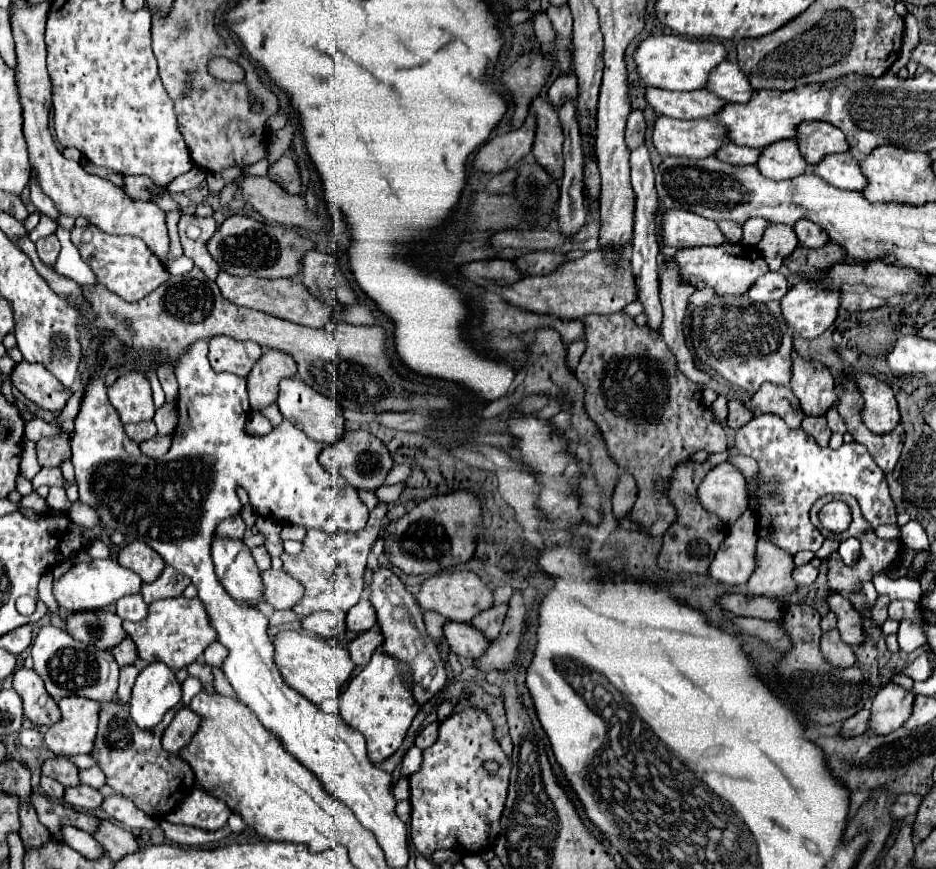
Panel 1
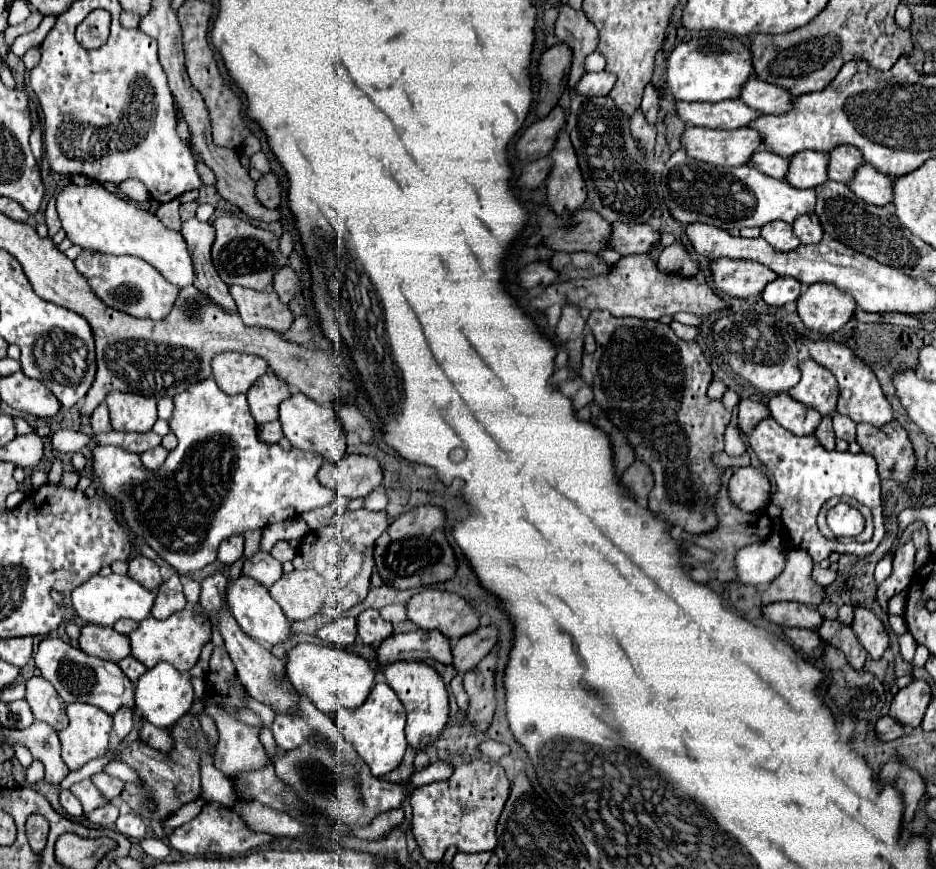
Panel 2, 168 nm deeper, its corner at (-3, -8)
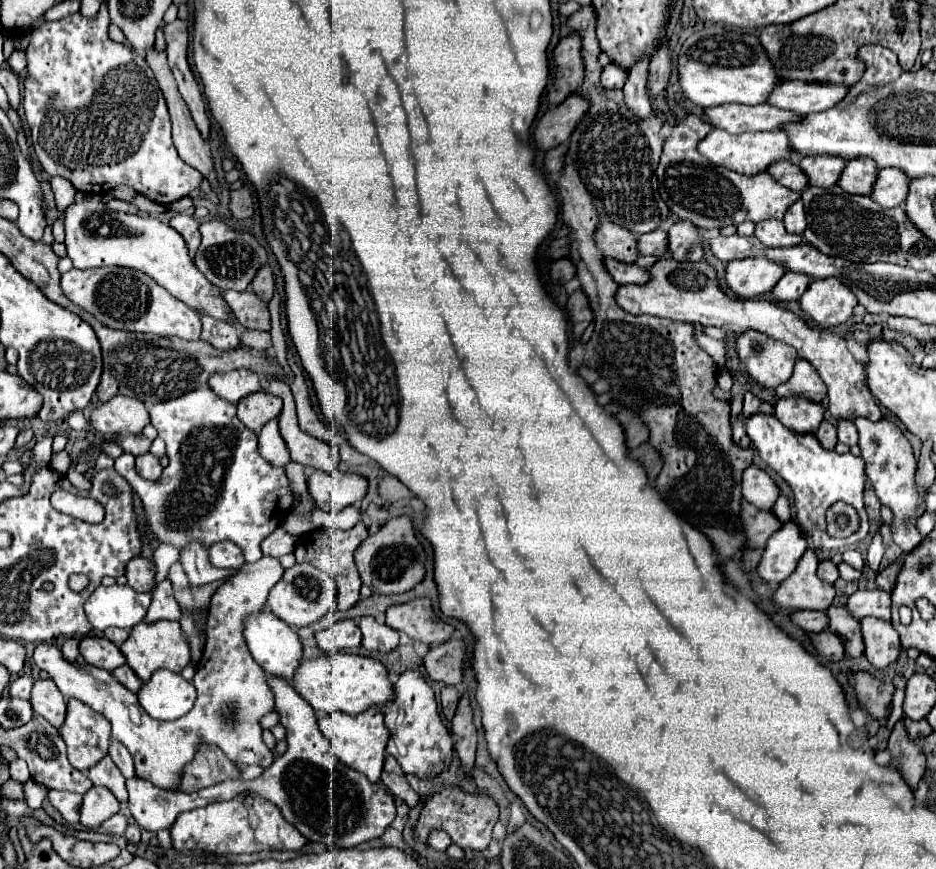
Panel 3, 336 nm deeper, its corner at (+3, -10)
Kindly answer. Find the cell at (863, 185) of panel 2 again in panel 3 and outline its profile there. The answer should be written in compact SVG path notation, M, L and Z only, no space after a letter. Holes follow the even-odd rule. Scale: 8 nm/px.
M880 169L870 199L880 203L880 207L898 207L906 199L908 177L898 169Z

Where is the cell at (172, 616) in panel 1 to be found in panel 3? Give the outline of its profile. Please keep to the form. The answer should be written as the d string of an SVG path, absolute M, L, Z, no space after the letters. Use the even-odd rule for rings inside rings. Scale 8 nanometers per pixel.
M156 621L156 623L138 623L132 631L130 637L120 645L120 651L124 653L128 665L136 671L136 675L146 681L150 679L154 669L168 667L174 673L180 673L188 663L190 663L190 643L186 641L182 627L178 621Z

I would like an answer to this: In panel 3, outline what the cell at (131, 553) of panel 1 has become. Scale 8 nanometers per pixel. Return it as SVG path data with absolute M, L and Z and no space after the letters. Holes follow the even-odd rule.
M134 557L126 565L126 579L134 591L150 591L154 587L154 565L146 557Z

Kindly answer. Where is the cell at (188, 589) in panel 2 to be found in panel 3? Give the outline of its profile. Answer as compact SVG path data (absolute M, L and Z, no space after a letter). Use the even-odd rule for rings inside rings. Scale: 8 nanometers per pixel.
M176 561L172 567L170 567L168 579L172 581L174 589L182 589L182 587L188 587L188 579L186 579L186 573L182 571L182 565L180 565L178 561Z

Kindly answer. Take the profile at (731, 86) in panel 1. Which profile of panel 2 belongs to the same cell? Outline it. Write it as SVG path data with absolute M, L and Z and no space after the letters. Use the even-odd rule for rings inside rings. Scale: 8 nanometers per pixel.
M750 79L744 85L740 99L748 107L758 109L762 113L788 113L788 109L792 109L792 101L796 97L792 93L788 93L788 89L784 89L784 87L764 83L760 79Z

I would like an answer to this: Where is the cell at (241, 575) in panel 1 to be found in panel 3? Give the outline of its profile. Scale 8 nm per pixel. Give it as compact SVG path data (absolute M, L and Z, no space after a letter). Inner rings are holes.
M266 609L256 611L254 615L248 615L244 619L244 639L248 643L252 657L266 673L284 677L288 681L292 679L294 669L298 667L300 657L302 657L302 643L300 643L298 635L282 619L278 619L274 613L270 613Z

